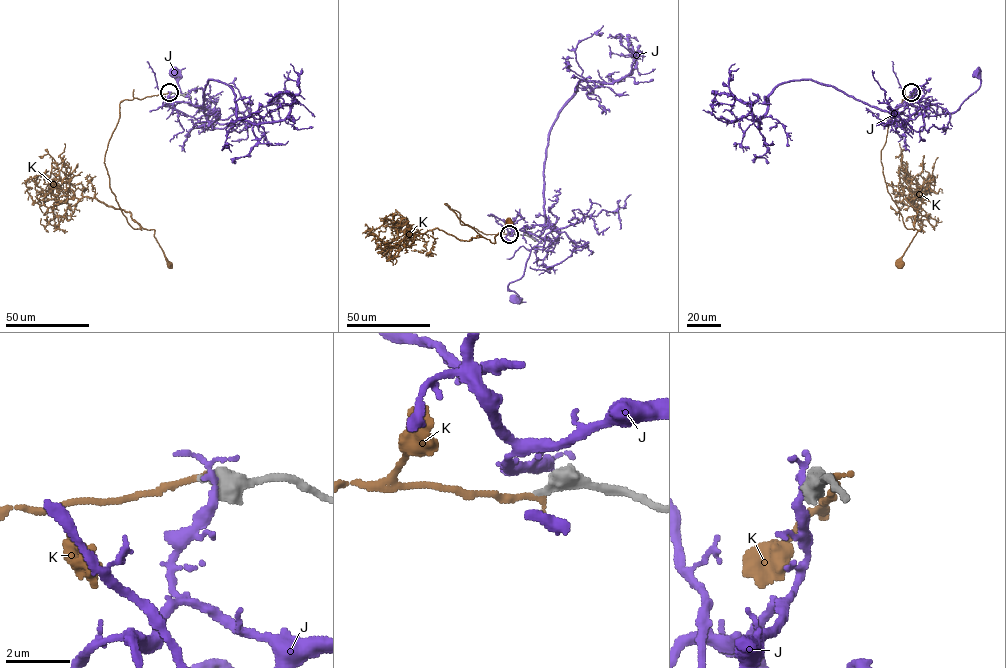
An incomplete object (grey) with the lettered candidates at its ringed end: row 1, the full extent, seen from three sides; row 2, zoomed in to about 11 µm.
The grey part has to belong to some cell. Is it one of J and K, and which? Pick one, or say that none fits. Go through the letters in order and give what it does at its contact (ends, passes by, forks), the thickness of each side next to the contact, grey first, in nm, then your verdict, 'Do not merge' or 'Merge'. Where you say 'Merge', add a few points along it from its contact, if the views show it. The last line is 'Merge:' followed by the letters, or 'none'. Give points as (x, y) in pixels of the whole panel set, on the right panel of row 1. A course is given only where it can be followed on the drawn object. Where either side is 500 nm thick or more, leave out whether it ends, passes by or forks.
J: Thickness 650 nm (grey) against 200 nm. Do not merge
K: It ends there. Thickness 480 nm (grey) against 200 nm. Merge. Its course: (911, 93), (909, 99), (902, 100), (889, 120), (881, 150), (887, 191), (907, 229), (920, 229), (900, 264)
Merge: K

